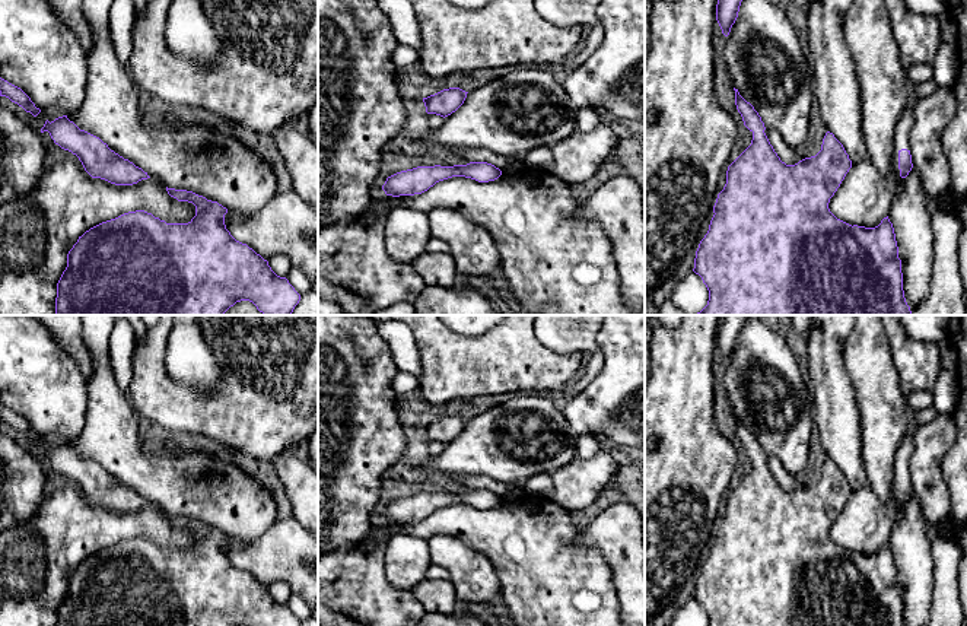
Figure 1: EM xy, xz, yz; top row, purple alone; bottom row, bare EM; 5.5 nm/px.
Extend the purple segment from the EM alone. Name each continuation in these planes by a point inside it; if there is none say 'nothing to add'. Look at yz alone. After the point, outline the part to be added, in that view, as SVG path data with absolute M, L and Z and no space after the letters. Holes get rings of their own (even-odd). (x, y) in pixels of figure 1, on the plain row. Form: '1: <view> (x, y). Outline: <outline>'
1: yz (905, 451). Outline: M906 435L901 445L898 447L896 452L896 460L894 460L894 482L893 482L893 493L897 502L900 502L898 496L898 479L901 476L910 477L910 470L909 470L909 463L910 457L913 454L914 444L913 444L913 436Z

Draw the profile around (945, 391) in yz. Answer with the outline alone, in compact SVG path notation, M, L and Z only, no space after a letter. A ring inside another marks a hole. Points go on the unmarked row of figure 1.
M941 369L939 376L931 391L936 413L954 414L960 398L958 374L955 369Z

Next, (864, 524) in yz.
M865 483L852 492L830 525L828 536L852 553L875 554L888 543L893 524L893 509L878 498L869 483Z

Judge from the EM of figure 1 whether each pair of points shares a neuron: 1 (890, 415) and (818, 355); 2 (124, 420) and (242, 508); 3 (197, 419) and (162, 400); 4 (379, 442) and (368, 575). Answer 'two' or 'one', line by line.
1: two
2: one
3: one
4: two

